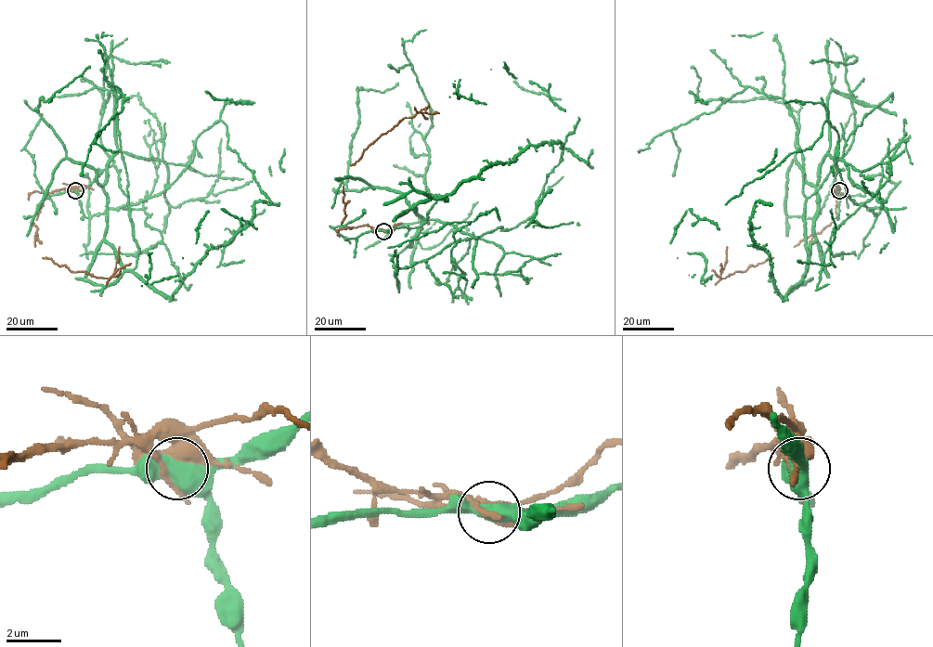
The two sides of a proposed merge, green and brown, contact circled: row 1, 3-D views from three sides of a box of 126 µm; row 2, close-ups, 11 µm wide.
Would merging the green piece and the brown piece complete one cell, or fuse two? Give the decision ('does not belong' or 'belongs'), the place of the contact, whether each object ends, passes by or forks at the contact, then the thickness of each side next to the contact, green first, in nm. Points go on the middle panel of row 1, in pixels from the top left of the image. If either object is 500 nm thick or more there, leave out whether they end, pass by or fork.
does not belong; at (383, 231); 650 nm thick on the green side, 420 nm on the other

